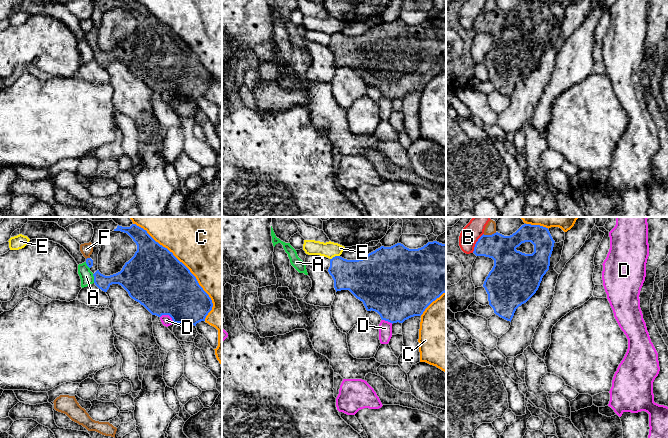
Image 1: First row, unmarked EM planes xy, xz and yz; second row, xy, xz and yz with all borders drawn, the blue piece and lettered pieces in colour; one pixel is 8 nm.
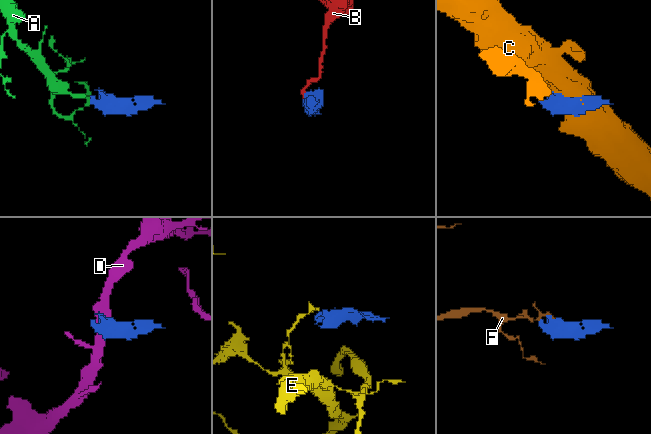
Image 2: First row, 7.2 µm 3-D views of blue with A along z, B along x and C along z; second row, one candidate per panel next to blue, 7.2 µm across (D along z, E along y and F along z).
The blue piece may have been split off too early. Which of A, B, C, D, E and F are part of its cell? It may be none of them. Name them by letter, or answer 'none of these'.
none of these

